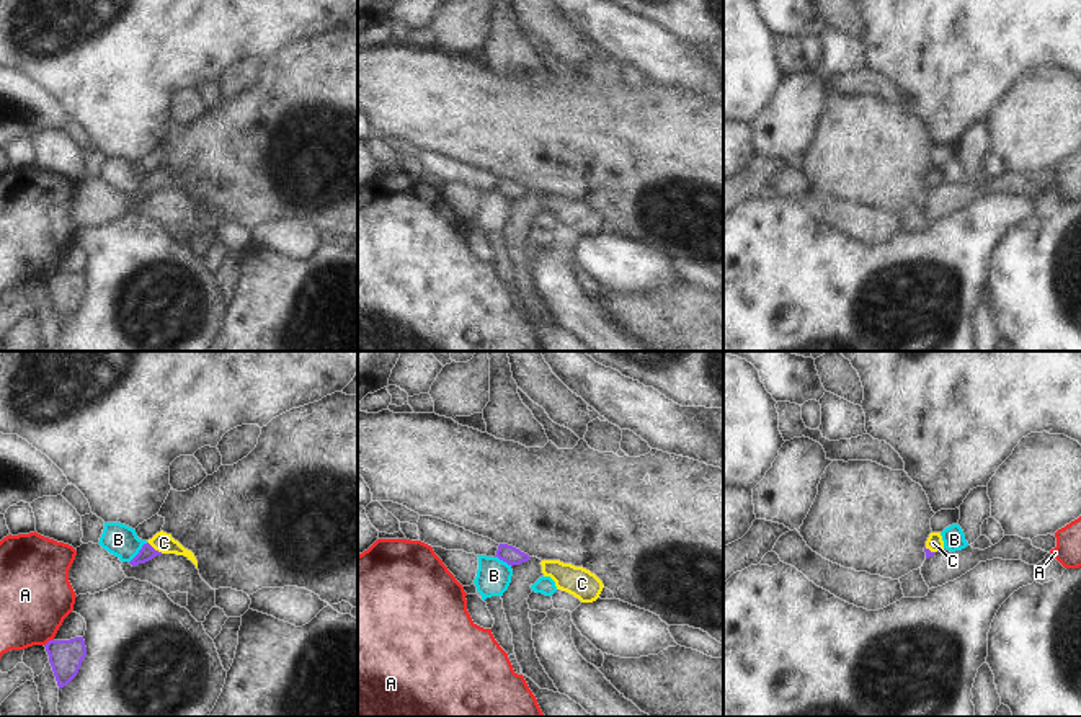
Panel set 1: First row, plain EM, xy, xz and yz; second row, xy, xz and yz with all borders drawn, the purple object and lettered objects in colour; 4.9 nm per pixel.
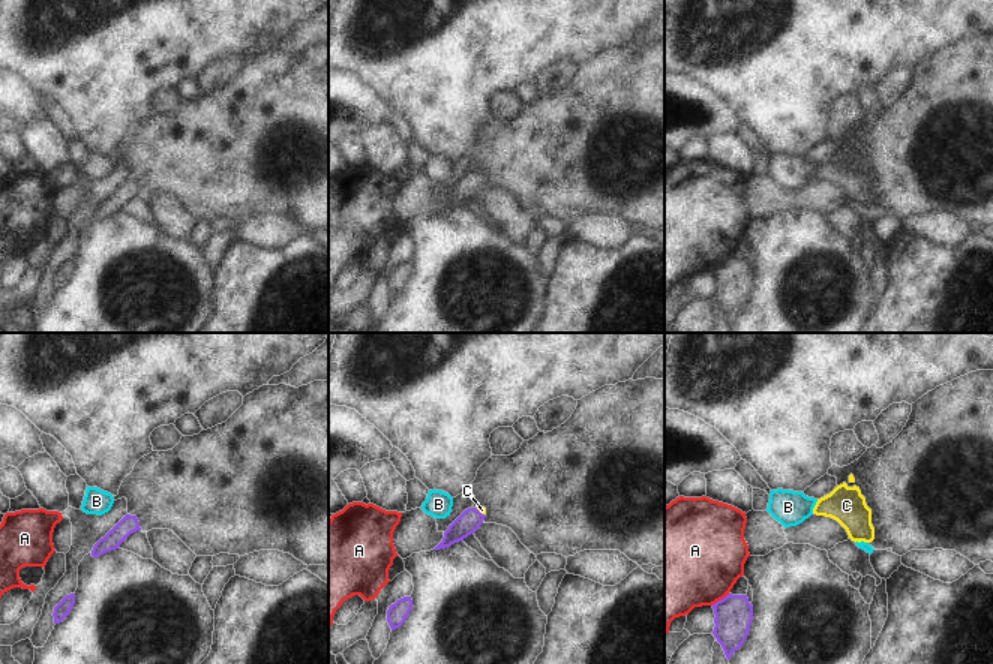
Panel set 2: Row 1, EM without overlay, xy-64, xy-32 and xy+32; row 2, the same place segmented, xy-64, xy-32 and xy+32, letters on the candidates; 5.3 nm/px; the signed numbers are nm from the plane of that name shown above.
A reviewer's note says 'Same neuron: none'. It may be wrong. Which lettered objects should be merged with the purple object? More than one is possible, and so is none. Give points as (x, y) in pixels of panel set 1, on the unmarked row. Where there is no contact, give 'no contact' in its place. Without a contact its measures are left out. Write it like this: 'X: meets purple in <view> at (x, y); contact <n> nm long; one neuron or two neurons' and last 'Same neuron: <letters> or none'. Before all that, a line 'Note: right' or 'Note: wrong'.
Note: wrong
A: meets purple in xy at (48, 276); contact 60 nm long; two neurons
B: meets purple in xy at (139, 187); contact 140 nm long; two neurons
C: meets purple in xy at (154, 183); contact 100 nm long; one neuron
Same neuron: C

